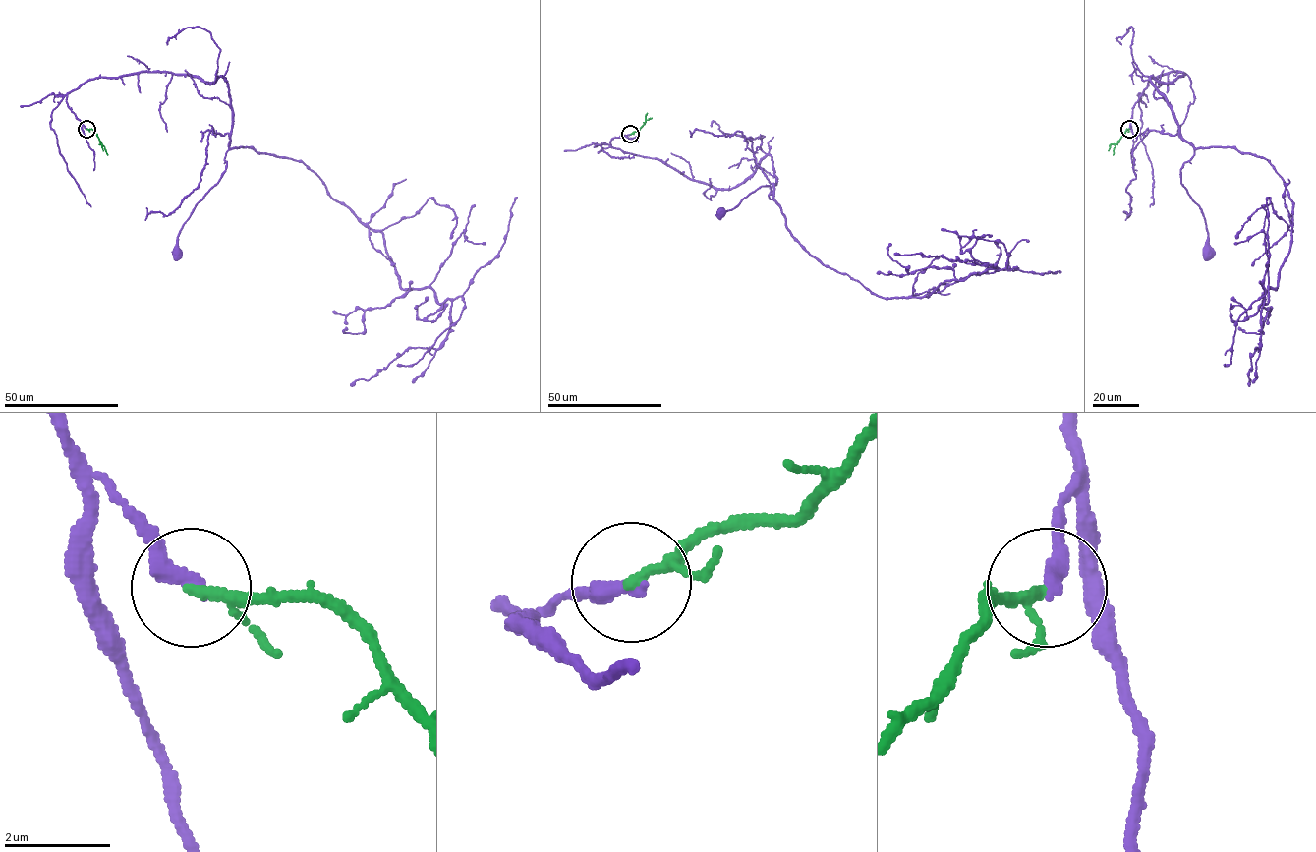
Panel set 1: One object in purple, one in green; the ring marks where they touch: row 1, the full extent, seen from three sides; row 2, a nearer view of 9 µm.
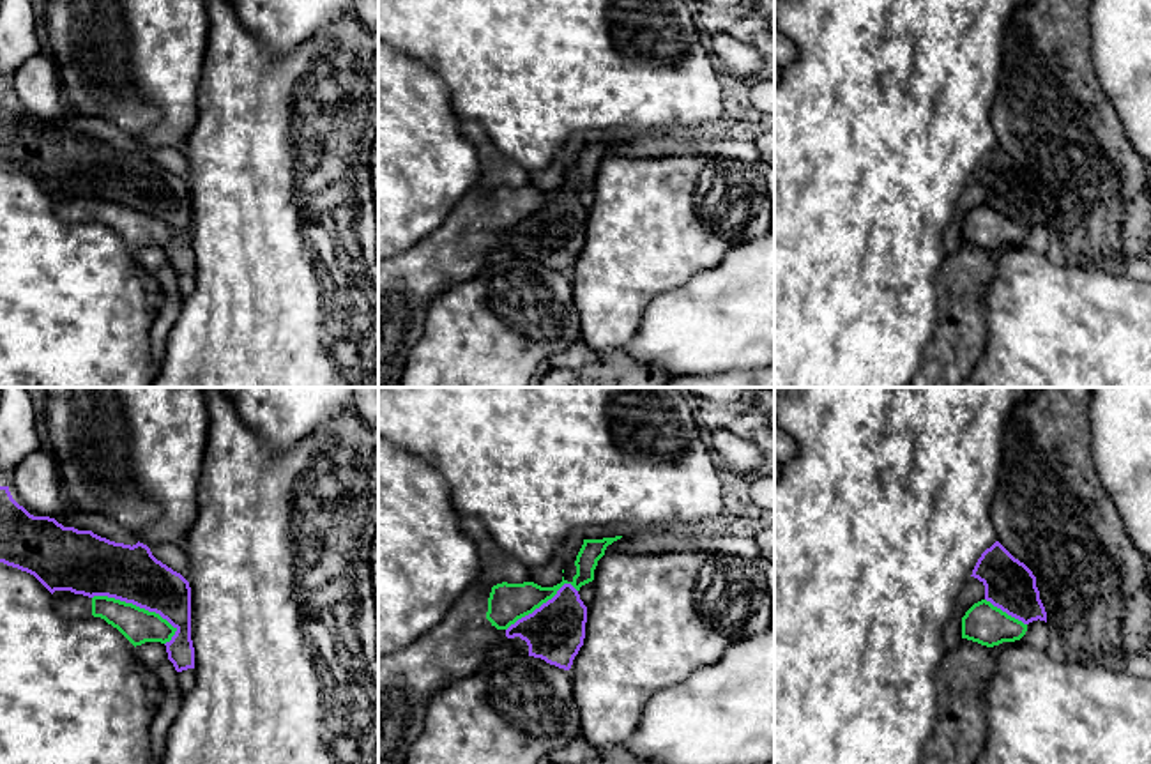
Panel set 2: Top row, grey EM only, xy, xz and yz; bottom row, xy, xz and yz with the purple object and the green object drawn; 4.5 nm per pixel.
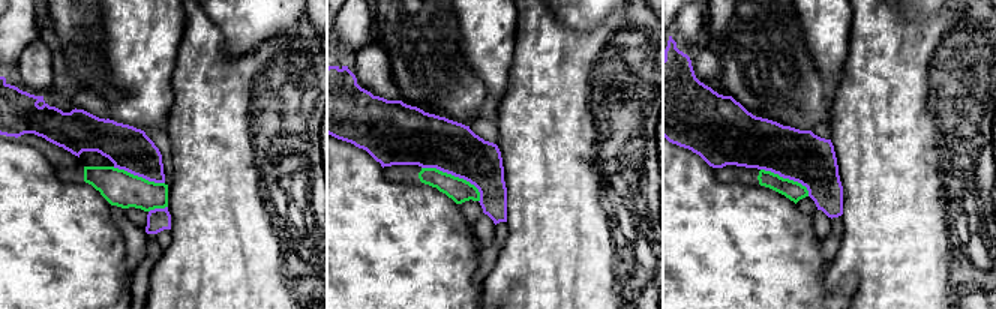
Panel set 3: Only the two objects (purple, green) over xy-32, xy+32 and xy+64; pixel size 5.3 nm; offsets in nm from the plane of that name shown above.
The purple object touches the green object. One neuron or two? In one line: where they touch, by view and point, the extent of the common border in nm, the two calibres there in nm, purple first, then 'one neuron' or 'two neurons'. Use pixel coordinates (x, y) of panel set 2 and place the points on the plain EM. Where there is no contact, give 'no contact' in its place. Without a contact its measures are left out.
xy (135, 207) | 420 nm | 280/160 nm | two neurons

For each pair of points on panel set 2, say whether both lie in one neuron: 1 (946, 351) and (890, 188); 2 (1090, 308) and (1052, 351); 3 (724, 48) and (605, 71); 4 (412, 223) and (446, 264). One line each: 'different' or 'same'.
1: different
2: same
3: different
4: different

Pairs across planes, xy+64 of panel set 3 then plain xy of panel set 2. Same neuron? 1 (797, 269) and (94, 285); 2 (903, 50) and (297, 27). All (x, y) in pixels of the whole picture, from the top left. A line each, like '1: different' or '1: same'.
1: same
2: different

